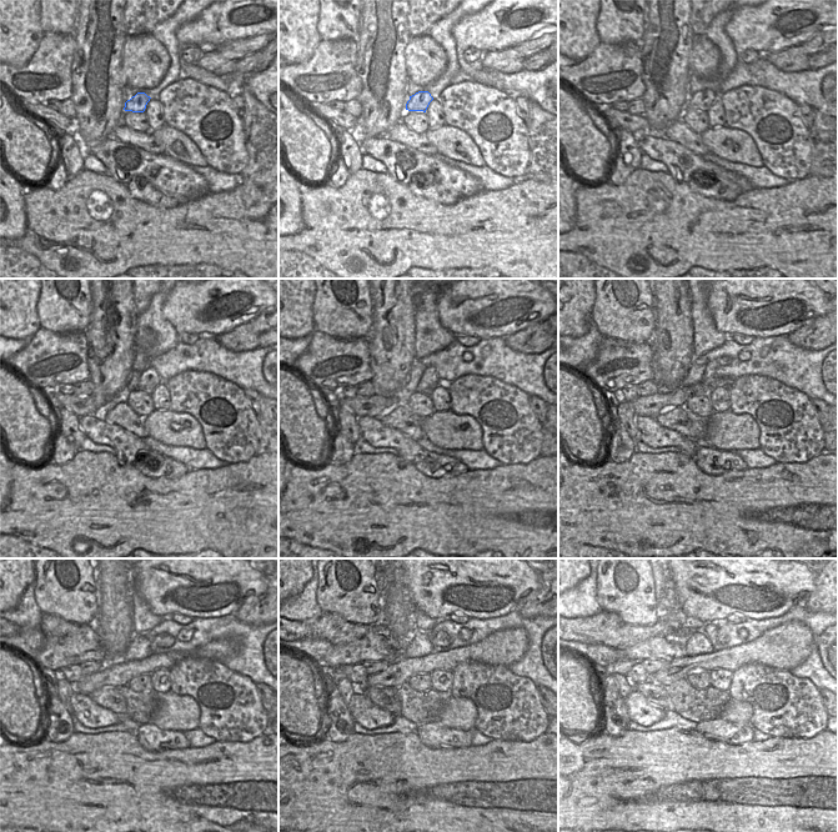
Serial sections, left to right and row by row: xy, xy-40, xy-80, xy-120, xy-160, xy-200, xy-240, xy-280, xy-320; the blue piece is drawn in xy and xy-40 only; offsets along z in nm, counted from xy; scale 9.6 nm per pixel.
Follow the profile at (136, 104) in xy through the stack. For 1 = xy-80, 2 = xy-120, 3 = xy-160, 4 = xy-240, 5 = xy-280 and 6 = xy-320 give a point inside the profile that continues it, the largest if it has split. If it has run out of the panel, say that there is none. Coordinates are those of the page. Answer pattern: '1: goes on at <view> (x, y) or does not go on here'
1: goes on at xy-80 (702, 100)
2: goes on at xy-120 (149, 380)
3: goes on at xy-160 (428, 380)
4: goes on at xy-240 (162, 640)
5: goes on at xy-280 (441, 638)
6: goes on at xy-320 (723, 632)

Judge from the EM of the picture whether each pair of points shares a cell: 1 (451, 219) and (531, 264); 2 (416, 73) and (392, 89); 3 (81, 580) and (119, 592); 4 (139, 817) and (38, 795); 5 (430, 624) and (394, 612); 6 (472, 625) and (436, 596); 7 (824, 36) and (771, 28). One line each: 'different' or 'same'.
1: same
2: different
3: different
4: same
5: different
6: different
7: different

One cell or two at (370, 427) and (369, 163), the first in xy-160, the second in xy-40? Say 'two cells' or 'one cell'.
two cells

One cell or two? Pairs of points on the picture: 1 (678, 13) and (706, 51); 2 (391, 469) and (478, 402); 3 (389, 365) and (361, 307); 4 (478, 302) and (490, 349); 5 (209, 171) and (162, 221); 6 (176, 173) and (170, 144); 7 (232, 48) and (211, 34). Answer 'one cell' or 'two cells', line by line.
1: two cells
2: two cells
3: two cells
4: two cells
5: two cells
6: two cells
7: two cells

